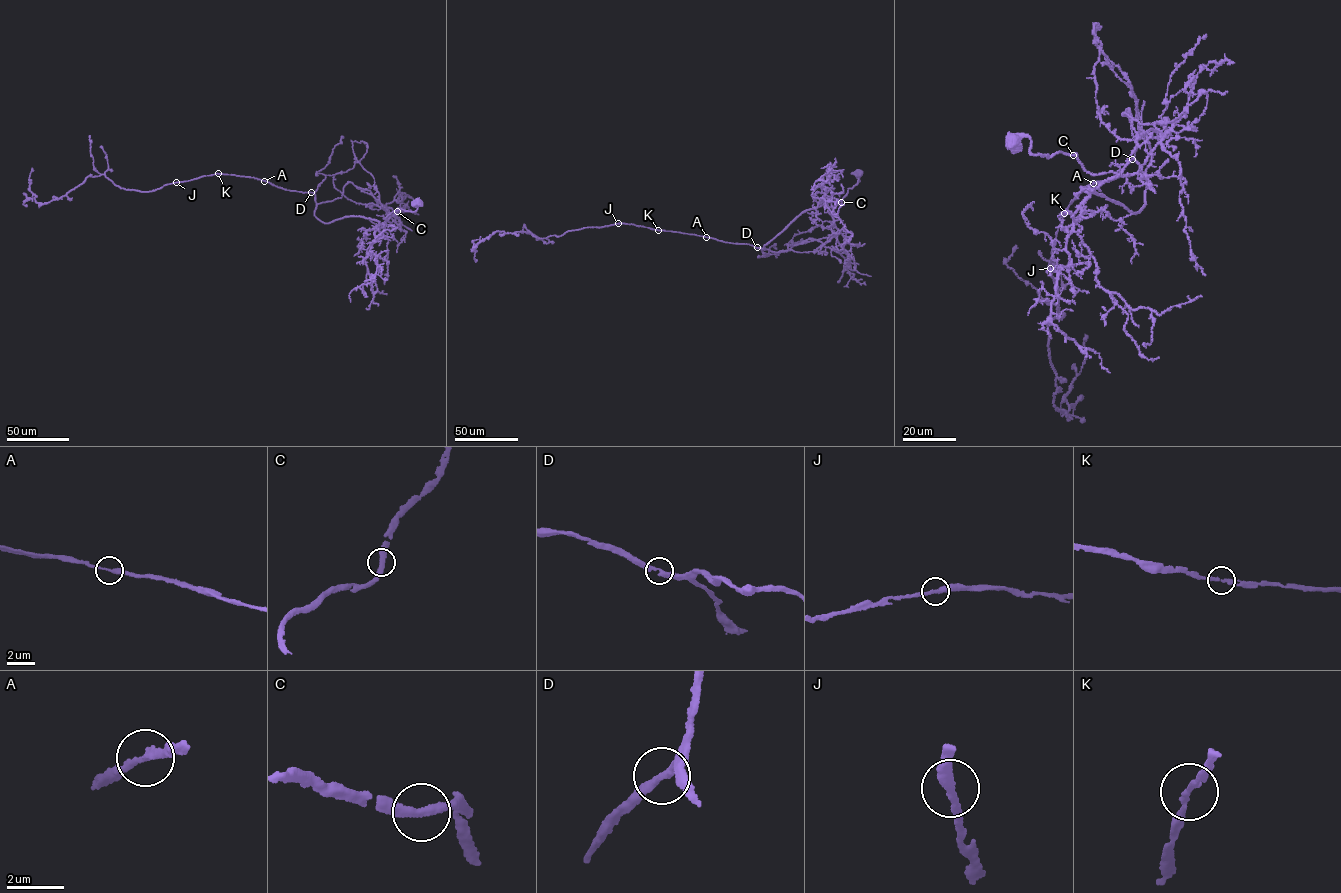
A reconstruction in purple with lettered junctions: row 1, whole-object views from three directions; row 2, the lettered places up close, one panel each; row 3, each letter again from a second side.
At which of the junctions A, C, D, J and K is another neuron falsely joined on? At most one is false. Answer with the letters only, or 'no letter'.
no letter

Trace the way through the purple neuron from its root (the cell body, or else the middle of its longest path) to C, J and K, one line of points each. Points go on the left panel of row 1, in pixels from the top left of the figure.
C: (418, 202), (415, 211), (397, 211)
J: (418, 202), (415, 211), (392, 211), (389, 224), (352, 216), (325, 223), (313, 193), (231, 175), (176, 182)
K: (418, 202), (415, 211), (392, 211), (389, 224), (352, 216), (325, 223), (314, 214), (313, 193), (218, 173)

